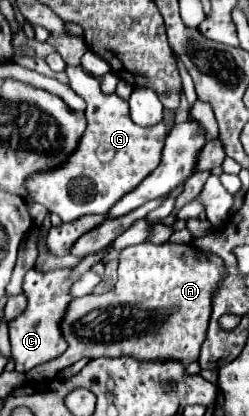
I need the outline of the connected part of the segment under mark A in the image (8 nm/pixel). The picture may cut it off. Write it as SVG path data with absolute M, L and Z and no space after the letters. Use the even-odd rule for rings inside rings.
M141 243L125 247L119 255L119 279L113 291L103 295L85 295L73 299L61 319L61 333L67 341L67 349L53 361L47 361L29 371L29 381L51 381L59 371L73 365L83 357L121 357L129 355L141 361L179 361L189 365L199 359L201 343L205 341L207 323L211 315L211 297L215 285L225 275L223 261L219 257L199 257L193 245L173 245L173 243ZM135 307L153 315L153 319L135 319Z

